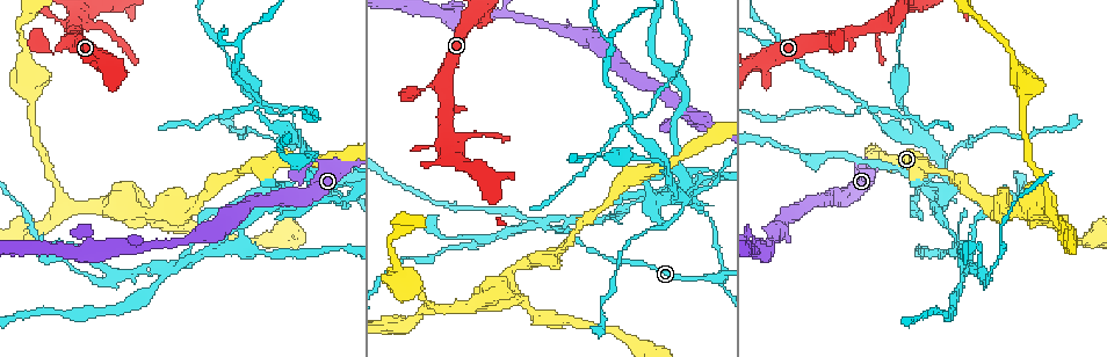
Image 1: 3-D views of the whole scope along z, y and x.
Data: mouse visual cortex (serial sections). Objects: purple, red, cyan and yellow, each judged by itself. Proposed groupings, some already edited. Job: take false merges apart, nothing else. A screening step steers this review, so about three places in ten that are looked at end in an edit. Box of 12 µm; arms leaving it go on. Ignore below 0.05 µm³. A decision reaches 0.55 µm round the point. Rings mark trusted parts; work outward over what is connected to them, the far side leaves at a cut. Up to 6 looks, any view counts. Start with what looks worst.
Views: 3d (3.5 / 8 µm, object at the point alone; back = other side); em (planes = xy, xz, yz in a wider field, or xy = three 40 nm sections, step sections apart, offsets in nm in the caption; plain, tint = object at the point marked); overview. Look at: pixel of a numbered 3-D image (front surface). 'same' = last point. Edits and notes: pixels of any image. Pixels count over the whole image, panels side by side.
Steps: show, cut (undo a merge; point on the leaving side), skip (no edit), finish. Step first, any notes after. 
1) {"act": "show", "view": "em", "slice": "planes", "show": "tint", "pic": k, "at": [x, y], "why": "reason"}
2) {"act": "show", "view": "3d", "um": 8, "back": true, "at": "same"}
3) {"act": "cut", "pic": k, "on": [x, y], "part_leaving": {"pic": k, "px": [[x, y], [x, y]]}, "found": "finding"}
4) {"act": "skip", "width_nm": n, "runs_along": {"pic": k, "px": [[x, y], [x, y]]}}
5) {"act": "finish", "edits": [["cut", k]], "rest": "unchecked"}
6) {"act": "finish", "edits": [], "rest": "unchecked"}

{"act": "show", "view": "em", "slice": "xy", "step": 1, "show": "tint", "pic": 1, "at": [183, 254], "why": "arms run side by side"}

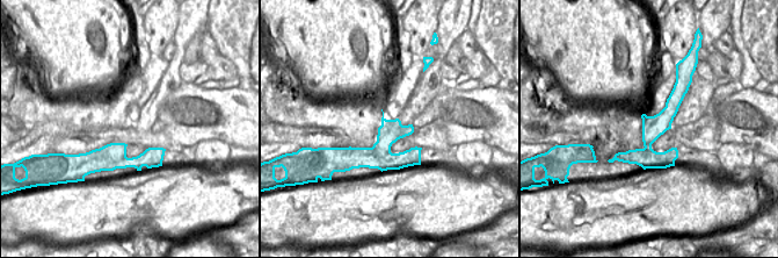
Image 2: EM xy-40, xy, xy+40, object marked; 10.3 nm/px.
{"act": "show", "view": "3d", "um": 3.5, "back": true, "at": "same", "why": "see where the arms go"}

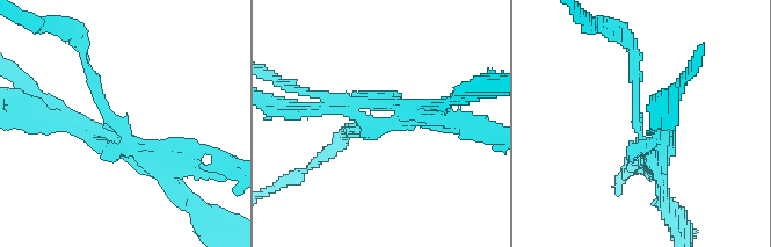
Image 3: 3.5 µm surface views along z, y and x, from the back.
{"act": "cut", "pic": 3, "on": [487, 84], "part_leaving": {"pic": 3, "px": [[376, 130], [340, 97], [290, 88]]}, "found": "a second cell is stuck on"}

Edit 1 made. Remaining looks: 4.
{"act": "show", "view": "overview", "why": "see it whole again"}

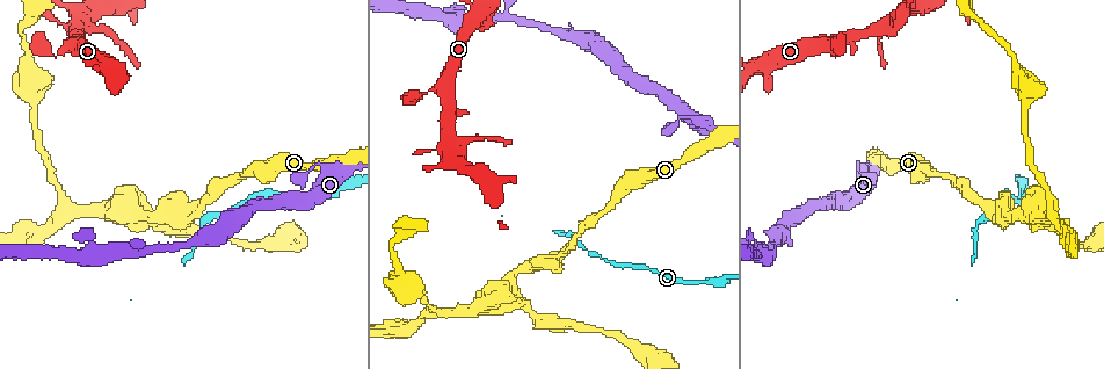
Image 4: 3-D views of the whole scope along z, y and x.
{"act": "show", "view": "3d", "um": 3.5, "pic": 4, "at": [506, 279], "why": "narrows sharply"}

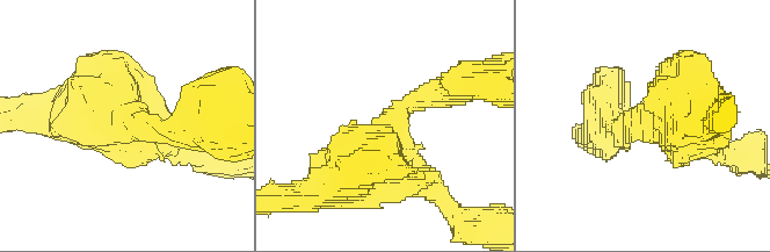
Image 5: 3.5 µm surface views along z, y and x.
{"act": "show", "view": "em", "slice": "xy", "step": 2, "show": "tint", "pic": 5, "at": [393, 126], "why": "now the EM"}

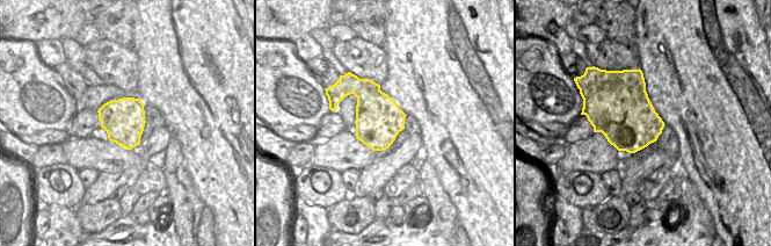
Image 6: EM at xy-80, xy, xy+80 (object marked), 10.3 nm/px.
{"act": "skip", "found": "all the same cell"}

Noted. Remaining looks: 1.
{"act": "finish", "edits": [["cut", 3]], "rest": "unchecked"}

